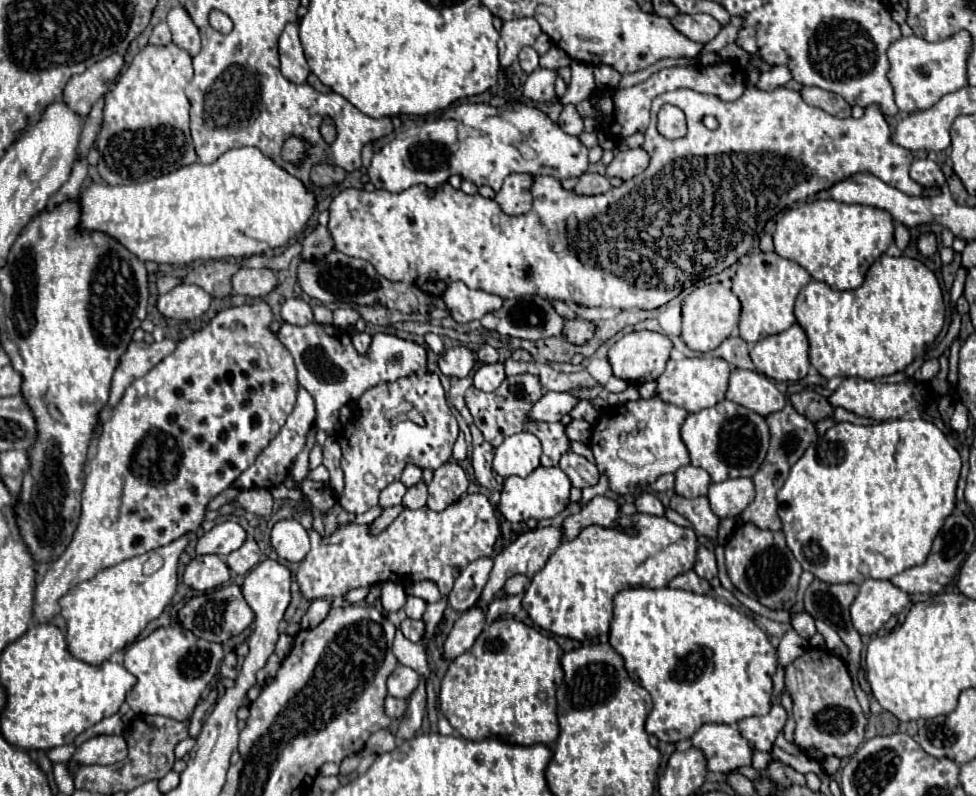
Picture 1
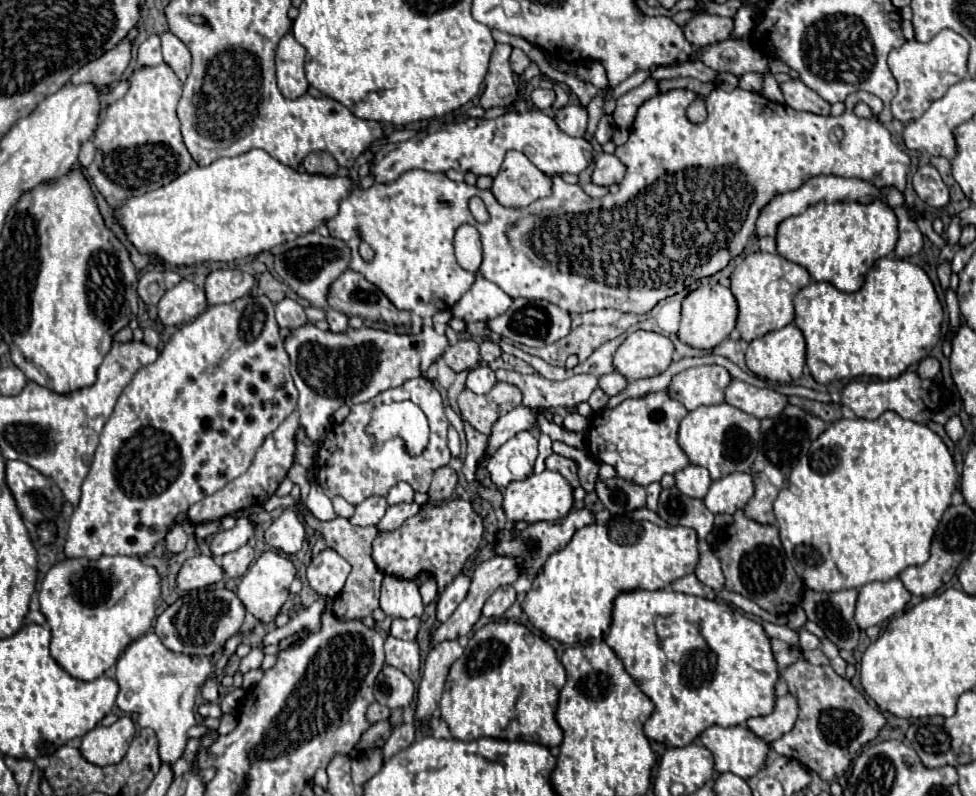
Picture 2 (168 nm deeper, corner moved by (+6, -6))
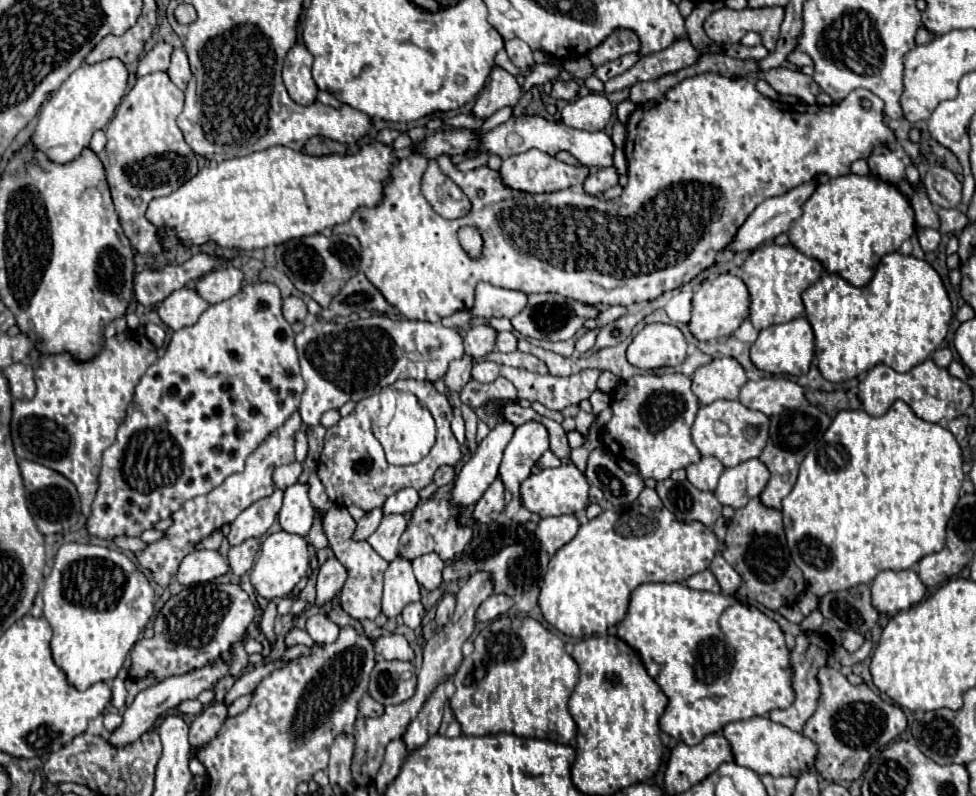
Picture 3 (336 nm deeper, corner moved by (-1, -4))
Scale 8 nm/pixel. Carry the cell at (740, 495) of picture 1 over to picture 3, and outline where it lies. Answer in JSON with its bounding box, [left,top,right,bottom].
[714,458,770,508]

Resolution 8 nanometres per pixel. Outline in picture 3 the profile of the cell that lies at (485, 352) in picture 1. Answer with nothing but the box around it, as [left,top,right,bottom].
[496,332,516,352]

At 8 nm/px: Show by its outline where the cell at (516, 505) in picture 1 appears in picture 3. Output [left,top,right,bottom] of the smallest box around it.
[520,464,590,518]

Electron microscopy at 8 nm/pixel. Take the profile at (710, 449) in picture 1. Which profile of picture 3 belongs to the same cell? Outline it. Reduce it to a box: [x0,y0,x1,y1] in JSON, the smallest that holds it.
[692,400,768,468]

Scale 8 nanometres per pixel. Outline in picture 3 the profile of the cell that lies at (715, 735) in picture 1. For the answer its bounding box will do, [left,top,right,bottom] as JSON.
[722,716,818,776]

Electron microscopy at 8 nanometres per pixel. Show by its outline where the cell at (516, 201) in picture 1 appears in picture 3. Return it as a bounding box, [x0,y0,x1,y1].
[500,150,590,194]

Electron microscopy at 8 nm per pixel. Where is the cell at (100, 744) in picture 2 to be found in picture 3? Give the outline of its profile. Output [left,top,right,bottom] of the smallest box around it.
[110,660,228,748]

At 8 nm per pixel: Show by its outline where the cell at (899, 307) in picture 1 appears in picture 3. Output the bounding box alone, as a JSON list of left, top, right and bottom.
[802,252,952,382]

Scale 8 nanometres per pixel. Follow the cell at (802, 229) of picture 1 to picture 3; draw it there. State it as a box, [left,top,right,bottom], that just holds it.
[788,174,914,286]

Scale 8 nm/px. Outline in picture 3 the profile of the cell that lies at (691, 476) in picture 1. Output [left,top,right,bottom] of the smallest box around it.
[686,456,724,490]

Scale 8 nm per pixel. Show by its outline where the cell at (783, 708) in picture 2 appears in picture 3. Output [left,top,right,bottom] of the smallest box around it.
[768,632,832,732]

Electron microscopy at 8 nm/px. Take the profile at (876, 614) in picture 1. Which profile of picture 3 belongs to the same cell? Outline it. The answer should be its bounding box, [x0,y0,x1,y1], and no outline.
[872,570,926,614]

